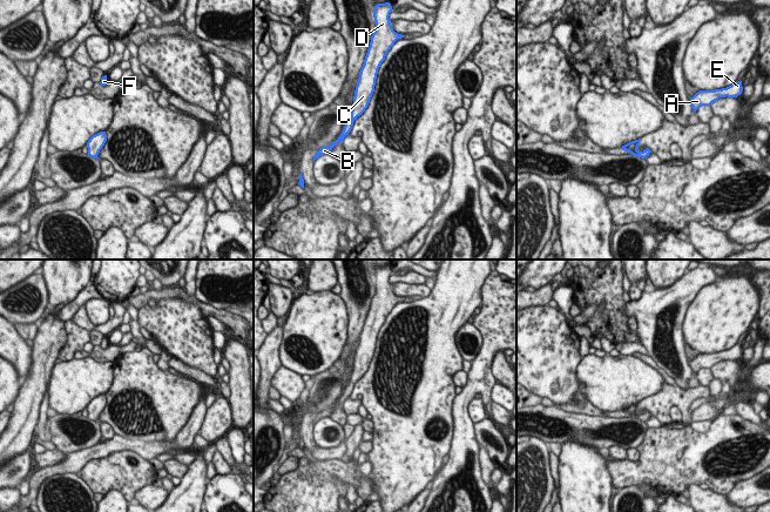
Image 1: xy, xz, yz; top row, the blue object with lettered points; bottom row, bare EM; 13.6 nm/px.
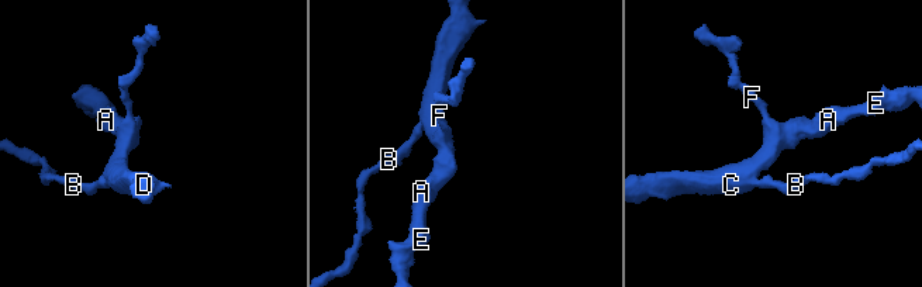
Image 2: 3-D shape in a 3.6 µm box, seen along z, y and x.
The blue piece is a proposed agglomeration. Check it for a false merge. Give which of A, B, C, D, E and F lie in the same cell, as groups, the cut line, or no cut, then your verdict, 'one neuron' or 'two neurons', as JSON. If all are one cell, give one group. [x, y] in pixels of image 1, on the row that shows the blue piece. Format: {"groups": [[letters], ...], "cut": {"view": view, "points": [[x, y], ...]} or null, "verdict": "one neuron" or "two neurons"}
{"groups": [["A", "B", "C", "D", "E", "F"]], "cut": null, "verdict": "one neuron"}

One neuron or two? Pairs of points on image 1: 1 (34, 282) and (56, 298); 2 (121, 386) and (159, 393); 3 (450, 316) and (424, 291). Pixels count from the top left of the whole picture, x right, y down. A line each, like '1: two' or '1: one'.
1: two
2: one
3: two

